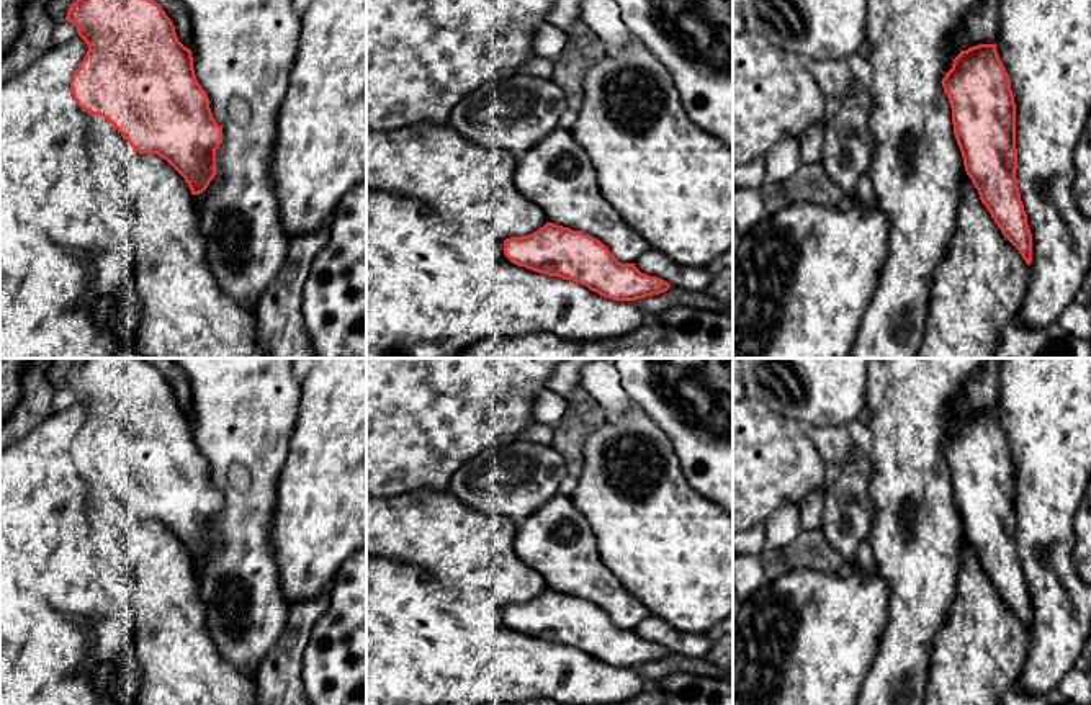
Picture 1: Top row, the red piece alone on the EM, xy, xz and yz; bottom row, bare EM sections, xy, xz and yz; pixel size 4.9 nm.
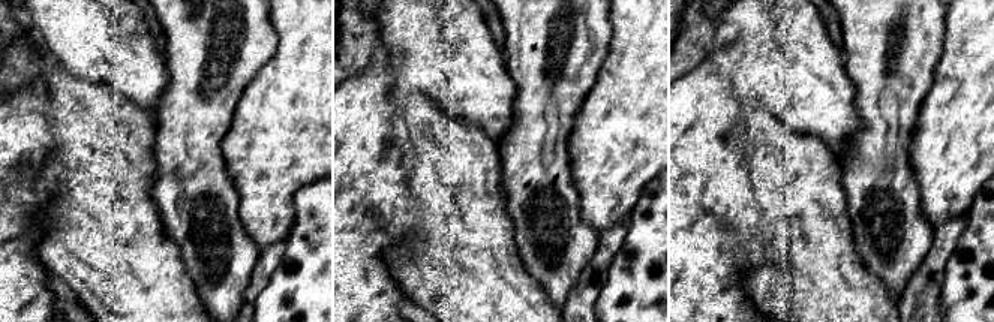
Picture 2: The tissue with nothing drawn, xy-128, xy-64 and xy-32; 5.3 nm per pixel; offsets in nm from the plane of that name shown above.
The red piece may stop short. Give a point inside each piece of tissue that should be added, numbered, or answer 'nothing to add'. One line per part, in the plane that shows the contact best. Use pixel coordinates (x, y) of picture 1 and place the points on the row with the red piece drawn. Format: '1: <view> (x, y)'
nothing to add

